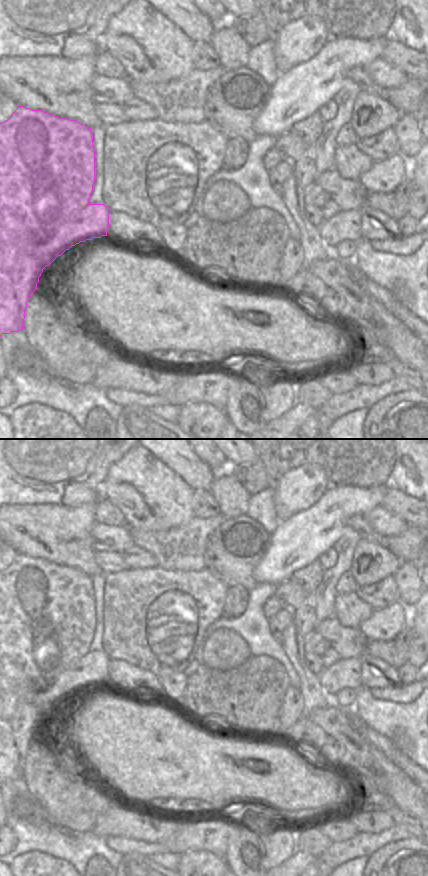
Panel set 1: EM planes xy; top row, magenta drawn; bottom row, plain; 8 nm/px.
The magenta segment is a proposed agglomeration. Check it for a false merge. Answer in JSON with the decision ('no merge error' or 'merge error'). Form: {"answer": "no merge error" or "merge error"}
{"answer": "merge error"}

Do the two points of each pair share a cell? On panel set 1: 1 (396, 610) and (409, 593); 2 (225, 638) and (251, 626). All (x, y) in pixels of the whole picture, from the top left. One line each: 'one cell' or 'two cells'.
1: two cells
2: two cells

